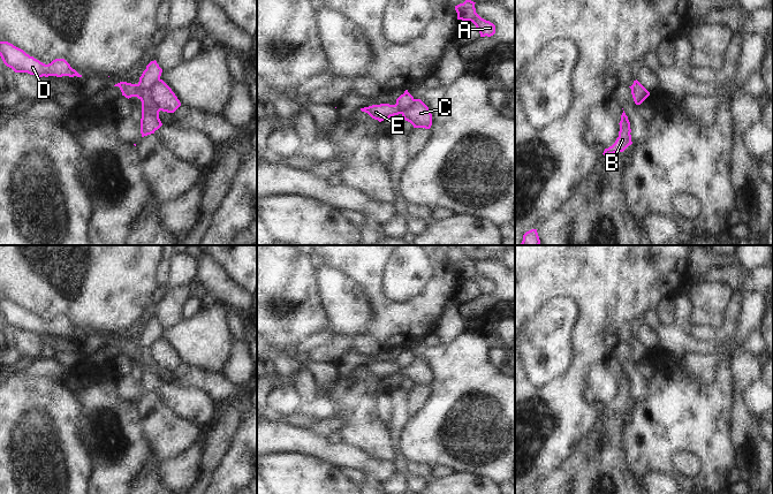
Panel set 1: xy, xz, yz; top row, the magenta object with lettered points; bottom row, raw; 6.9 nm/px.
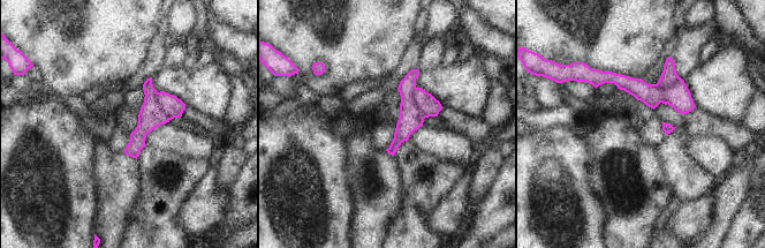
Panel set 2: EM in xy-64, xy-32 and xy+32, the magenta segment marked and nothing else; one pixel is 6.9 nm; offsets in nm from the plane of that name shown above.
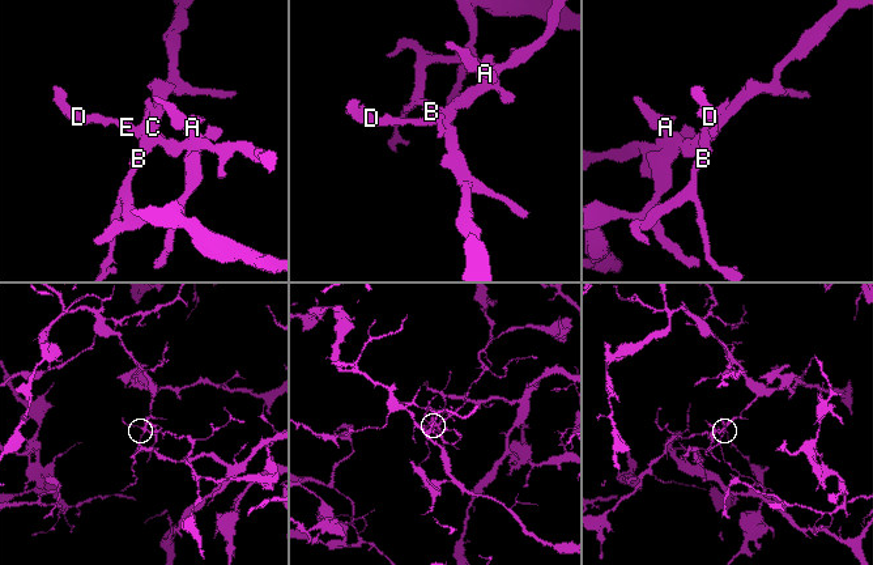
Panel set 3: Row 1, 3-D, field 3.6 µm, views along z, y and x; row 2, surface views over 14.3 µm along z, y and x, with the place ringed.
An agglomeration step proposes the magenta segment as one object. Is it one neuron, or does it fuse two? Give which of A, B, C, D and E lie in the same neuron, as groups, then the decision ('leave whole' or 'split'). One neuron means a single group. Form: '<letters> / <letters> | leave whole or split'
A C D E / B | split

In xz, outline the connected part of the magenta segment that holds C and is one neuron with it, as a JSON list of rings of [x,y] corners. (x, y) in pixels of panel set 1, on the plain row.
[[[414,357],[414,360],[404,368],[401,368],[396,363],[389,362],[372,363],[361,366],[361,368],[379,380],[401,372],[414,386],[430,387],[432,383],[432,372],[420,357]]]

